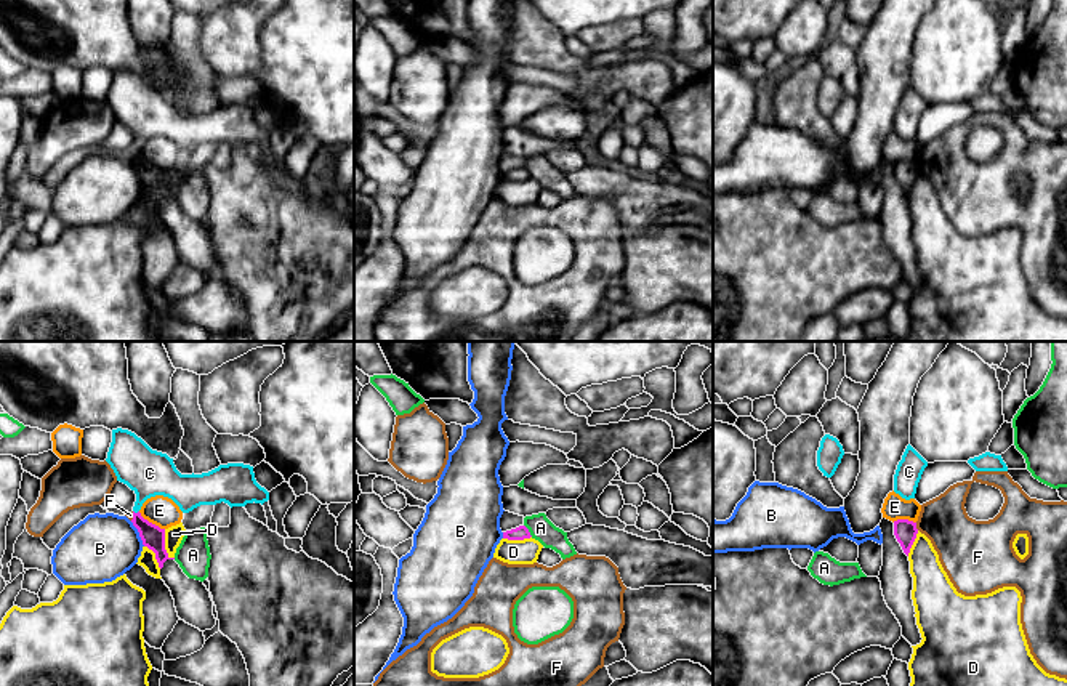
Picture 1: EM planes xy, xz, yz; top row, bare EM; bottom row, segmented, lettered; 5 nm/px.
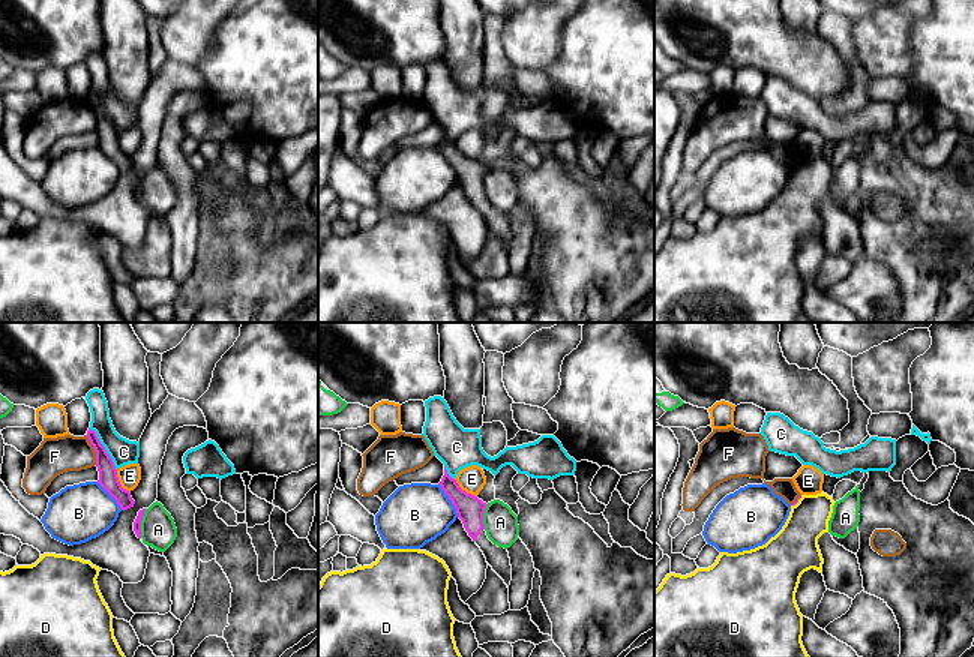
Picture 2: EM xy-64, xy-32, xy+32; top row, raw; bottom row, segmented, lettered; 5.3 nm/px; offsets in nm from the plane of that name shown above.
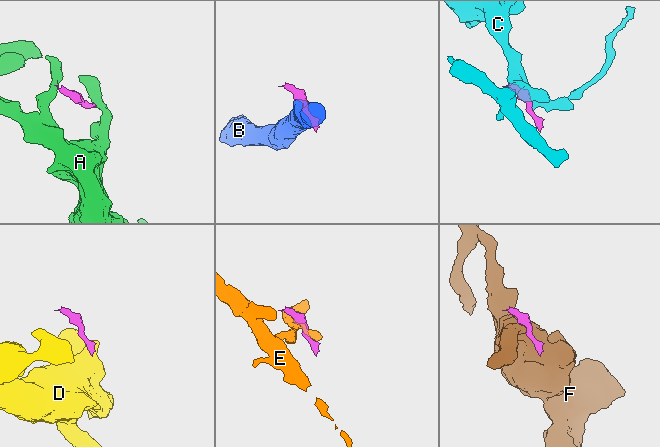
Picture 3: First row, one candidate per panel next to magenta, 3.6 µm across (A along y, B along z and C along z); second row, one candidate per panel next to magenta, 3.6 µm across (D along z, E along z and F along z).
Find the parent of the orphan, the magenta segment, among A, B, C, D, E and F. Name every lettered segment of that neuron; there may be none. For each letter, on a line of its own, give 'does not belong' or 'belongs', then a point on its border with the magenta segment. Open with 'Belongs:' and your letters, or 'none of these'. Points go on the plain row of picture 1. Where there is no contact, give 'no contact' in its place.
Belongs: none of these
A: does not belong | xz (527, 172)
B: does not belong | xy (140, 175)
C: does not belong | xy (138, 153)
D: does not belong | xy (164, 186)
E: does not belong | xy (151, 164)
F: does not belong | yz (915, 167)

